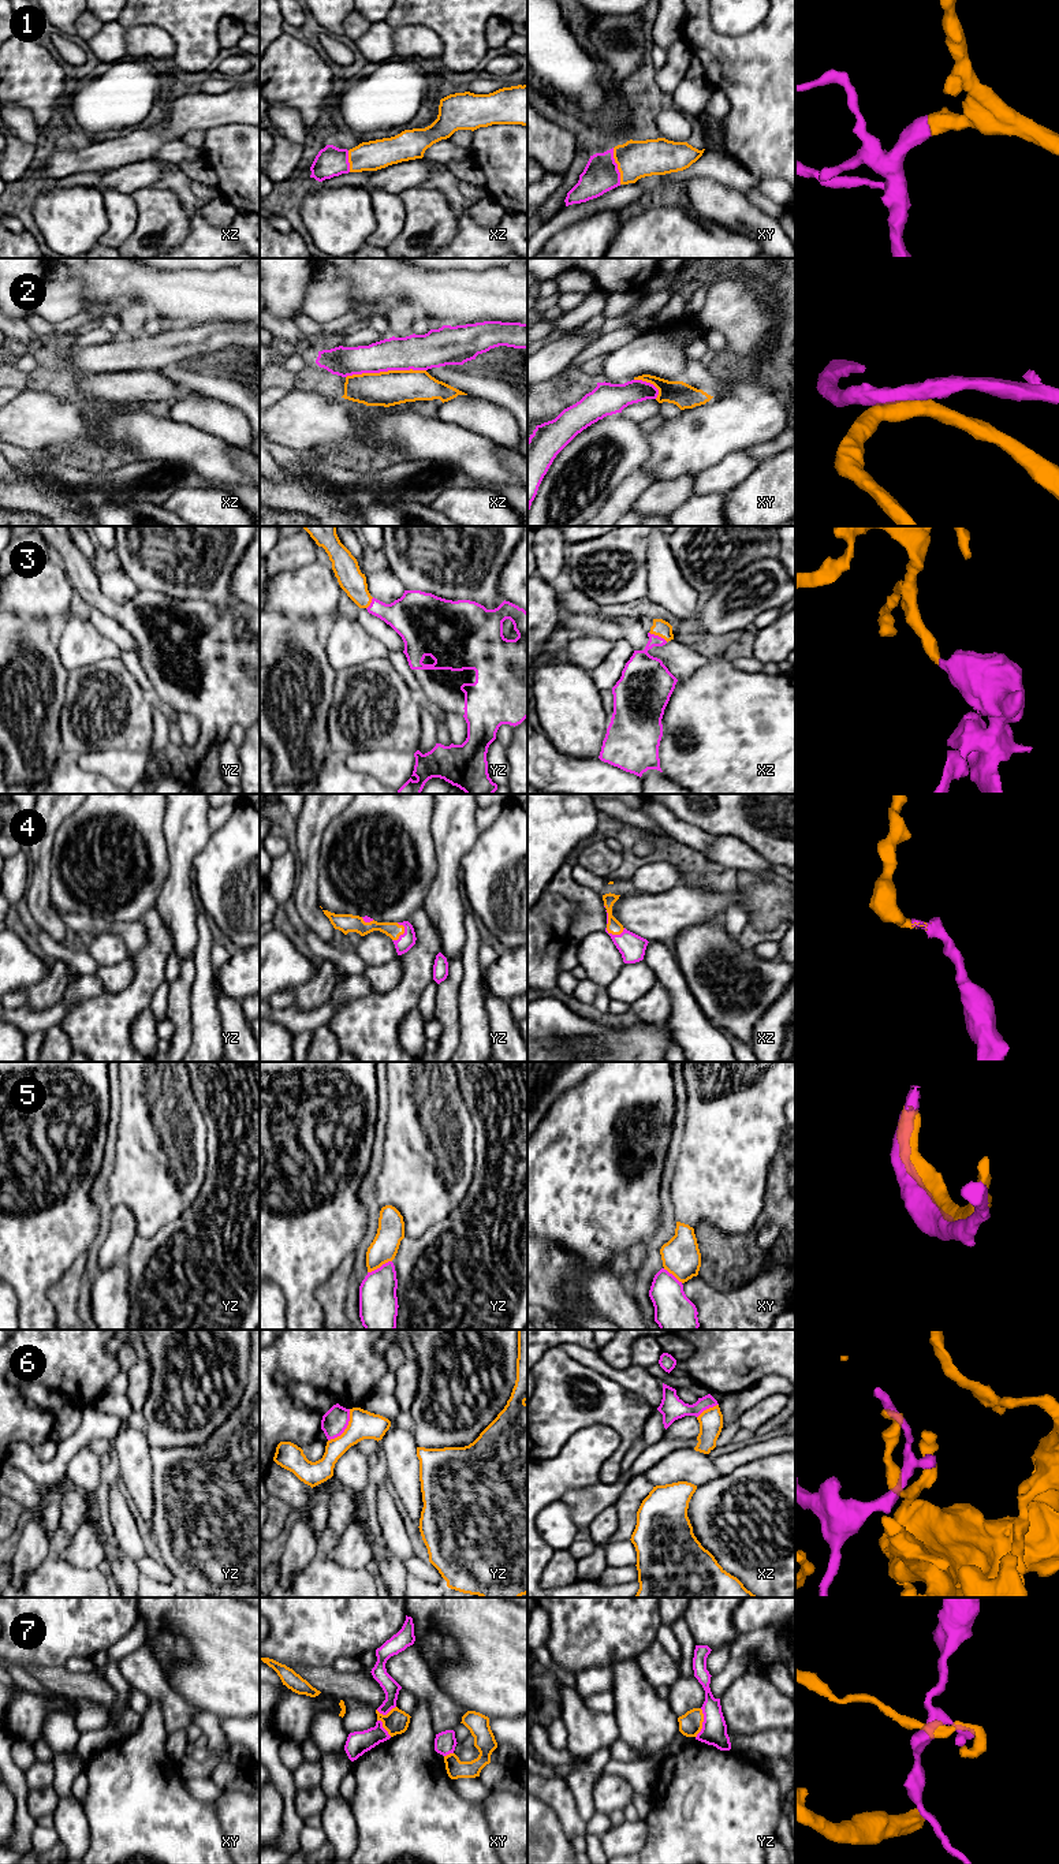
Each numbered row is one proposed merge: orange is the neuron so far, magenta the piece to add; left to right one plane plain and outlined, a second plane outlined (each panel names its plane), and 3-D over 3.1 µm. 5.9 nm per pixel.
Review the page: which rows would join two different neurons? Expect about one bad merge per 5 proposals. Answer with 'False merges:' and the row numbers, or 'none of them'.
False merges: 6, 7

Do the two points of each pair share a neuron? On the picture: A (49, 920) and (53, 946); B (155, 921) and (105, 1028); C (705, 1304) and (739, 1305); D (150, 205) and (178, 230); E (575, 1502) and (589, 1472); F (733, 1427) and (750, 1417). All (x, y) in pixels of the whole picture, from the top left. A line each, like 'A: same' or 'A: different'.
A: different
B: same
C: same
D: same
E: different
F: different

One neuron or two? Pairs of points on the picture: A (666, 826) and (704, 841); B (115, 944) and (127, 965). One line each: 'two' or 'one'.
A: one
B: two

